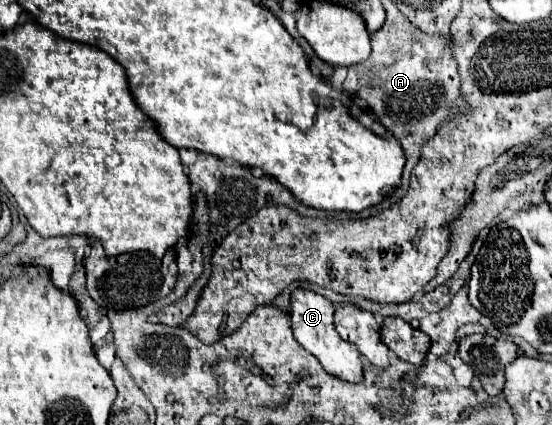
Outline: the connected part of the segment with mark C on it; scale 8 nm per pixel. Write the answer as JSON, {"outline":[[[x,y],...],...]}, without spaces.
{"outline":[[[301,288],[291,294],[291,328],[293,328],[295,340],[321,362],[327,374],[345,382],[361,382],[363,378],[361,354],[357,346],[353,346],[351,342],[343,340],[337,334],[333,324],[333,312],[335,312],[335,306],[321,294],[315,294],[311,290],[301,290]]]}

